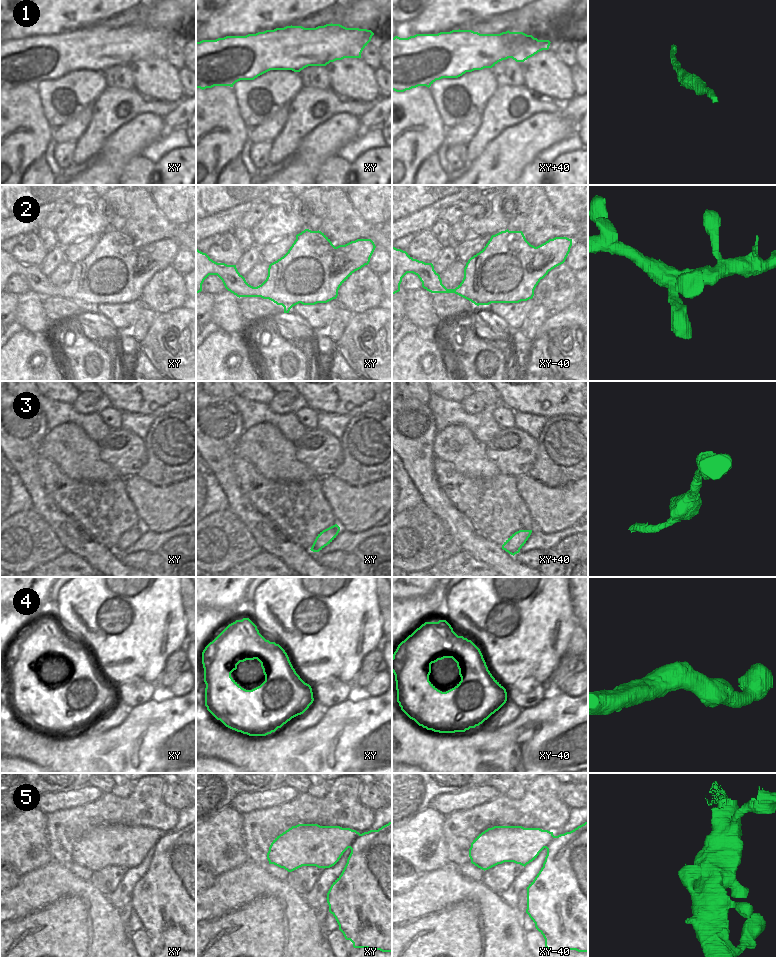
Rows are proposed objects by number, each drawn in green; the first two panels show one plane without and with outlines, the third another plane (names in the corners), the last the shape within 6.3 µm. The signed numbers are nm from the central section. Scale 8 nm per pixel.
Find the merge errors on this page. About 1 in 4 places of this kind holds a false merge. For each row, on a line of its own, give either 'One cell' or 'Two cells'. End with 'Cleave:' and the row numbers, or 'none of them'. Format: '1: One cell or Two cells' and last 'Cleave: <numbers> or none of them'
1: One cell
2: One cell
3: One cell
4: One cell
5: One cell
Cleave: none of them.

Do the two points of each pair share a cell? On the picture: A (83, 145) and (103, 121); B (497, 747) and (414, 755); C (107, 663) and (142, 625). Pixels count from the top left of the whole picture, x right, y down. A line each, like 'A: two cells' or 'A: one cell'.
A: one cell
B: one cell
C: one cell

